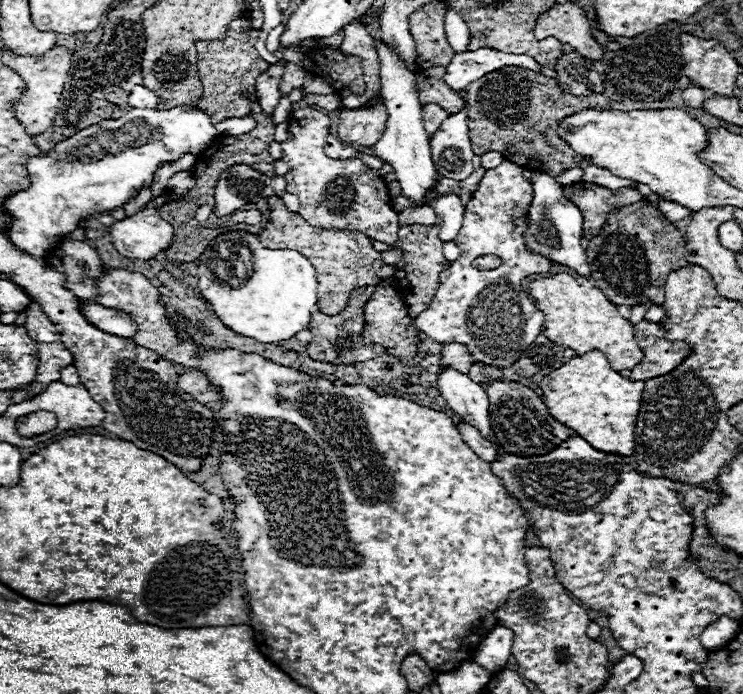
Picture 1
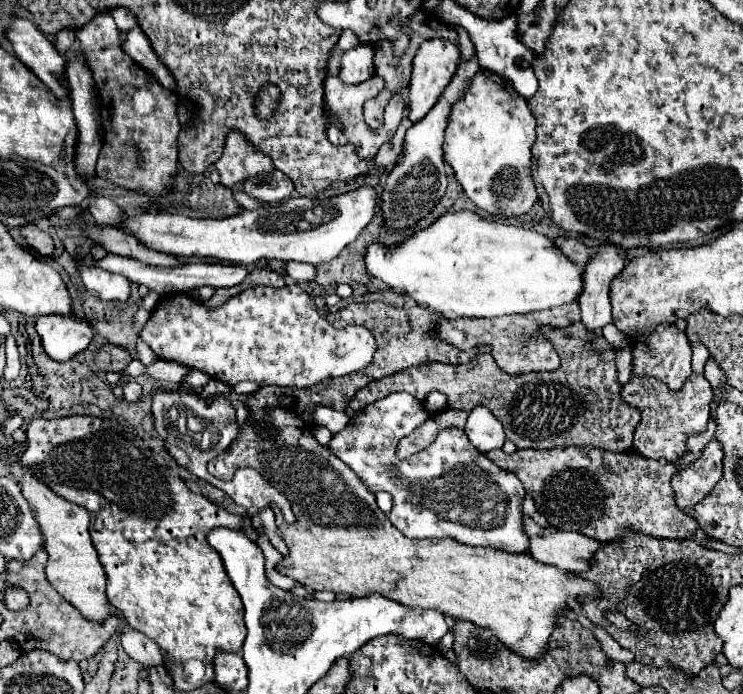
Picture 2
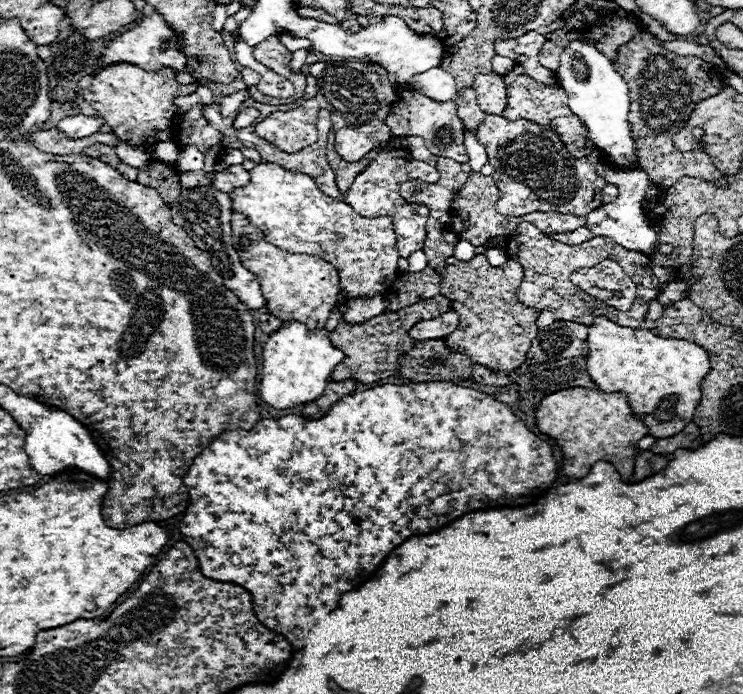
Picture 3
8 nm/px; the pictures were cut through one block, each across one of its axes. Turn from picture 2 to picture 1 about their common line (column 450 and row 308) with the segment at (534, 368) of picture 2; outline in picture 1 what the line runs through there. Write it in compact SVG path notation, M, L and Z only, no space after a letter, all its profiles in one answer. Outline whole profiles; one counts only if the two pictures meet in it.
M270 196L268 204L270 204L270 216L266 228L260 232L260 242L268 248L298 250L312 262L318 278L318 306L322 314L328 316L340 314L346 308L350 300L350 292L354 288L366 284L374 286L396 274L396 264L386 264L382 260L382 252L374 250L370 236L352 230L314 228L300 214L290 212L284 200L278 196Z

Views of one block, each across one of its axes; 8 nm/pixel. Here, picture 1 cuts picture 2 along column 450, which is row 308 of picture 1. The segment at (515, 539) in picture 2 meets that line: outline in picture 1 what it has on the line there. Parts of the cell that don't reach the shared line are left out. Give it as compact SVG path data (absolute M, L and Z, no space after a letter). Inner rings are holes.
M506 160L484 174L478 190L472 194L470 202L466 204L464 226L460 234L454 238L454 242L460 248L460 258L450 262L448 270L440 274L440 288L432 304L414 320L414 326L420 332L426 332L430 338L434 338L440 344L452 344L452 342L464 344L470 348L476 362L484 362L490 366L512 366L520 358L520 354L536 340L536 336L542 334L544 314L530 302L530 298L526 298L528 292L522 288L522 280L530 274L550 272L554 262L526 248L524 232L530 224L528 210L532 204L532 194L534 192L530 180L524 178L522 168L514 162ZM486 254L496 254L502 260L502 266L494 270L476 270L472 262L478 256L486 256Z

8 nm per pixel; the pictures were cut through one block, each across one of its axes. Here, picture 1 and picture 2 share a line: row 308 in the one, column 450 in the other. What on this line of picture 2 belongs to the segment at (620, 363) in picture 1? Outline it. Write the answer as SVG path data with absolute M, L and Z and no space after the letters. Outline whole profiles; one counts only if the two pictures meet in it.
M268 408L264 426L274 430L274 436L260 436L260 424L248 416L238 438L208 464L208 472L216 478L230 480L236 466L256 468L274 488L278 488L294 508L298 520L294 524L281 521L278 528L290 548L290 554L278 564L278 572L294 578L306 588L312 590L330 590L334 594L350 594L352 598L382 594L402 606L438 610L444 616L456 620L468 620L478 624L478 628L488 628L498 636L498 640L508 646L512 652L528 658L540 660L548 650L548 640L558 624L558 618L564 616L570 602L580 602L582 598L600 598L600 588L582 580L574 572L560 570L556 566L542 564L530 554L512 554L500 552L498 548L474 548L460 544L456 540L410 540L400 530L392 526L386 514L376 506L376 498L368 488L358 480L358 476L336 460L326 446L318 444L310 428L284 408Z

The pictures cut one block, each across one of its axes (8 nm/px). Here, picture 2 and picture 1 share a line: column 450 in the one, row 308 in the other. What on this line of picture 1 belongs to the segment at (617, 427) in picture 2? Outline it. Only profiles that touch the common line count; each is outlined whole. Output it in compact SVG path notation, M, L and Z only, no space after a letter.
M382 280L372 298L366 302L364 308L364 342L372 342L372 344L380 344L386 350L390 350L390 354L394 358L400 358L404 362L412 360L418 354L418 330L410 328L410 316L408 316L408 306L404 302L404 296L392 286L390 280Z

